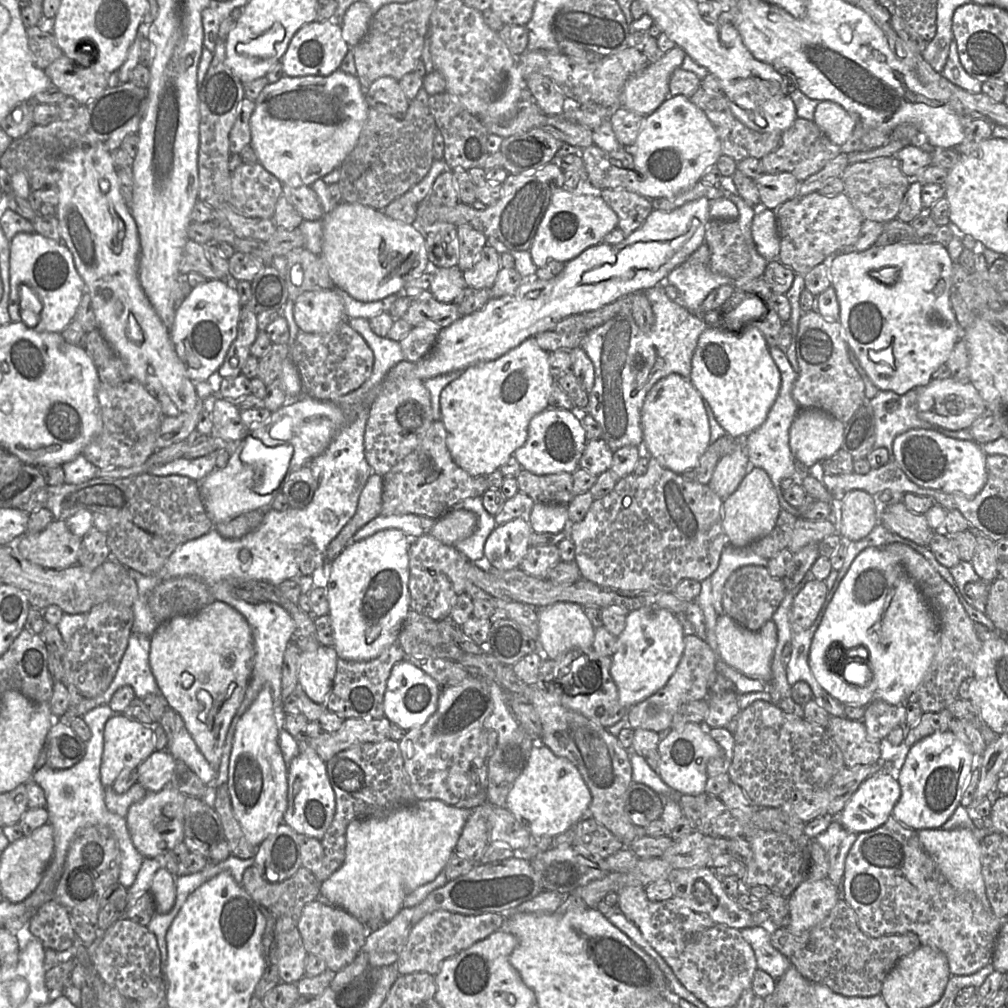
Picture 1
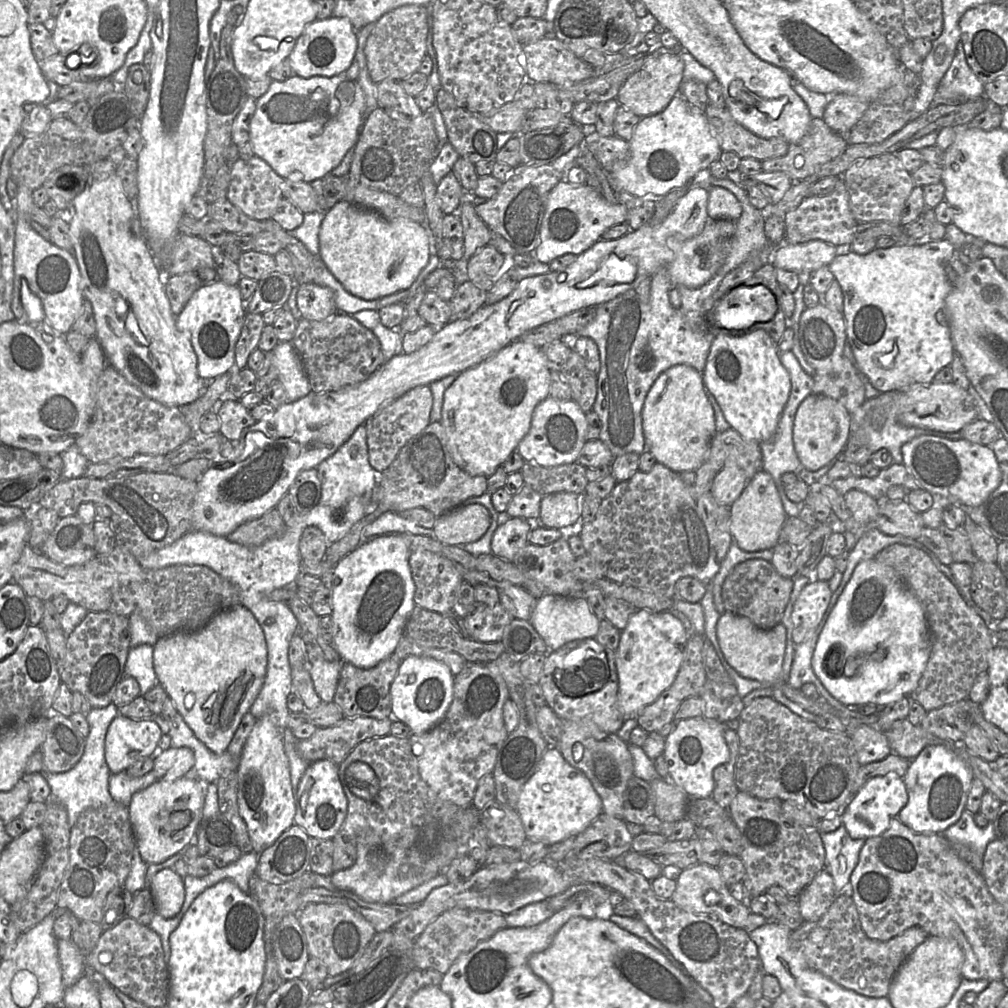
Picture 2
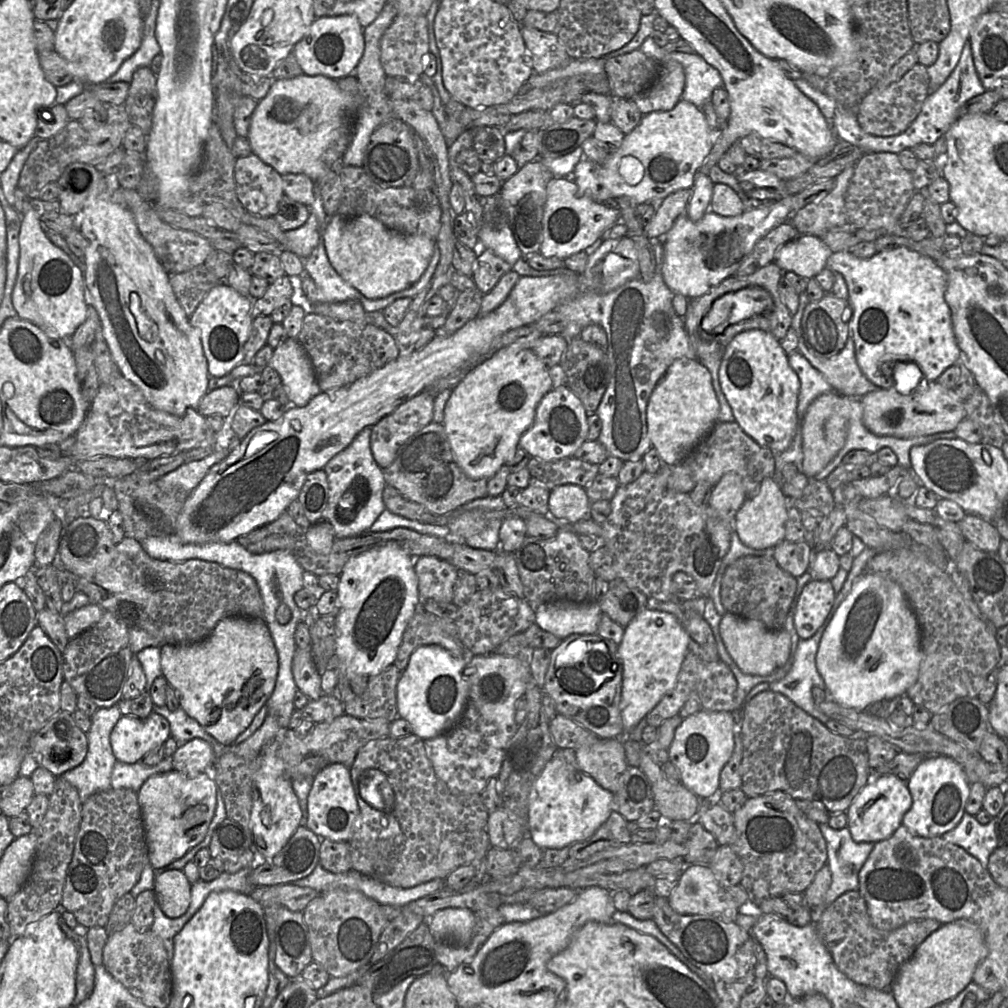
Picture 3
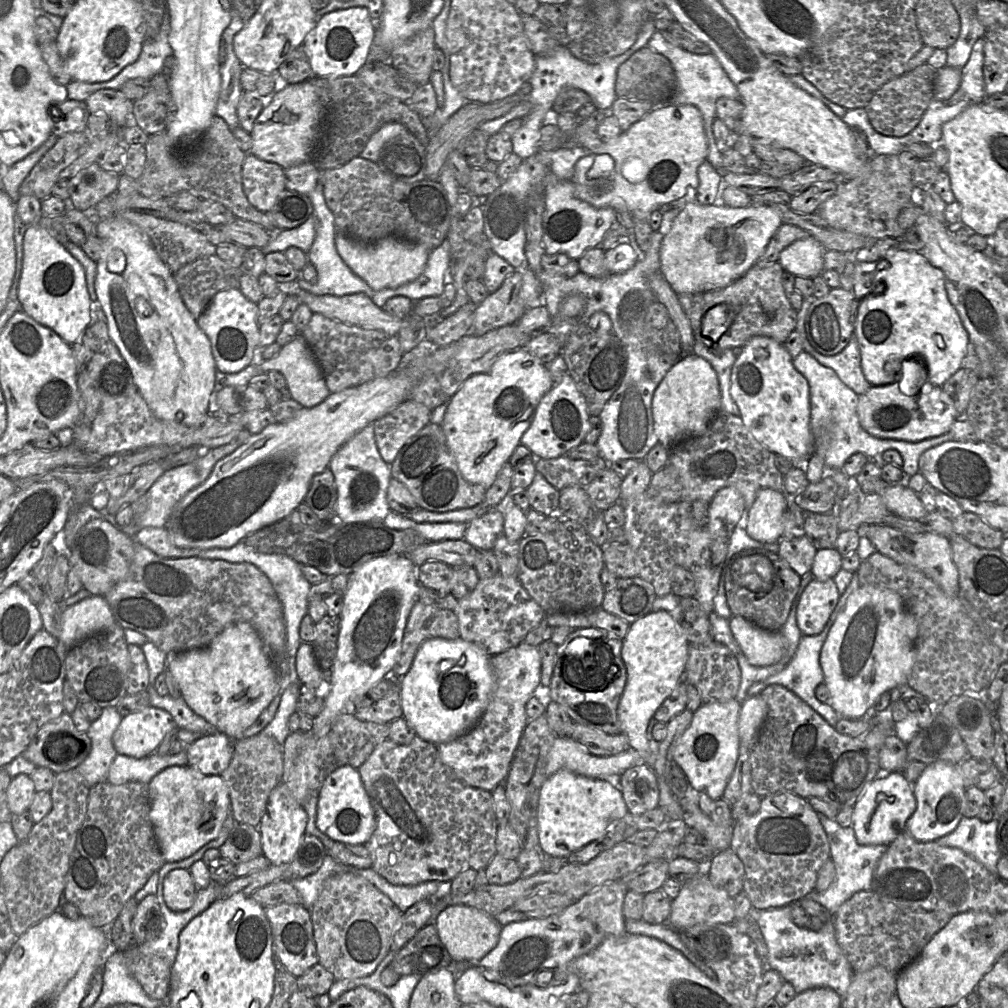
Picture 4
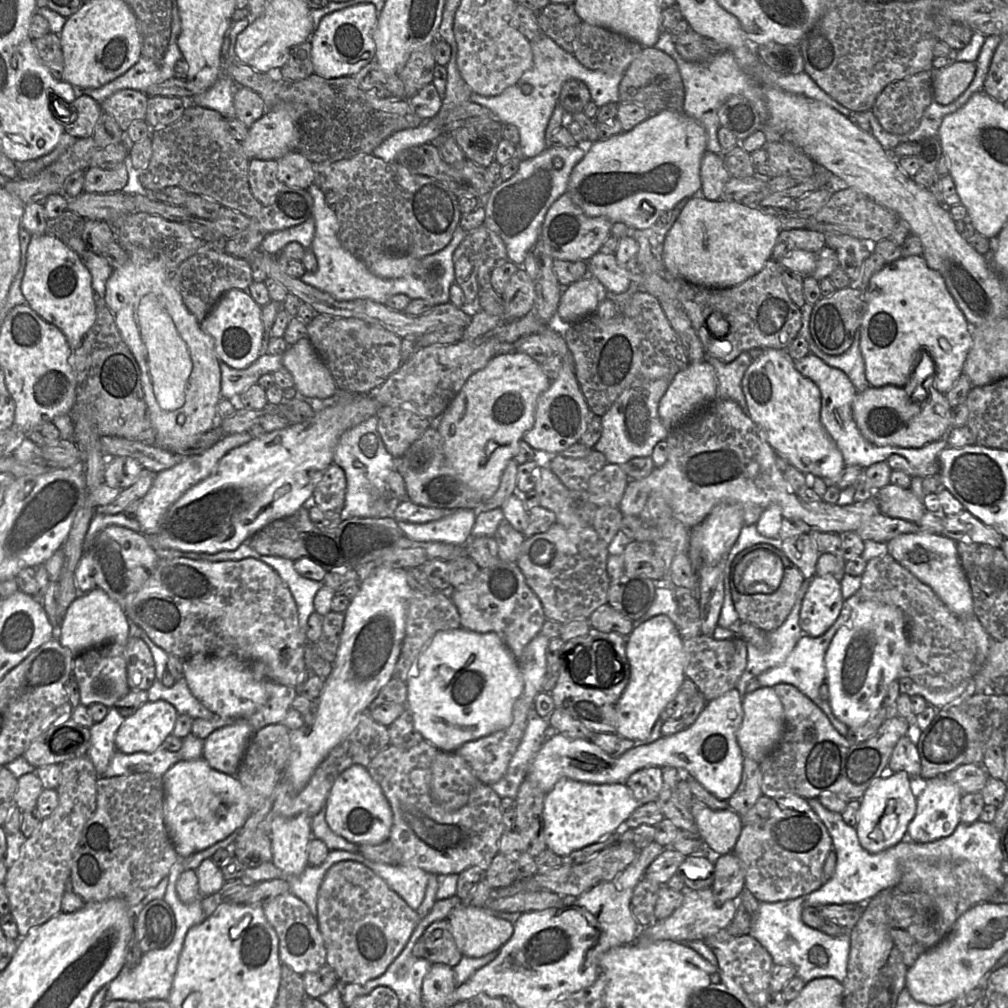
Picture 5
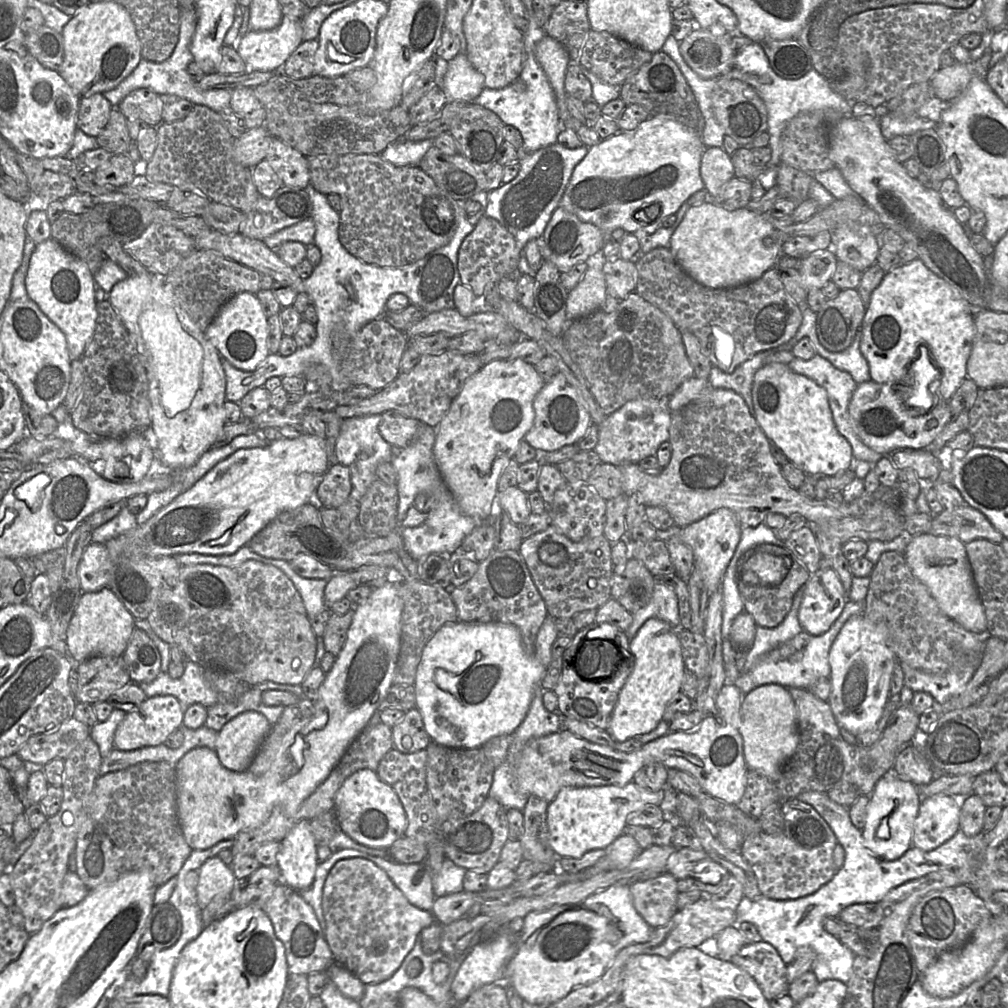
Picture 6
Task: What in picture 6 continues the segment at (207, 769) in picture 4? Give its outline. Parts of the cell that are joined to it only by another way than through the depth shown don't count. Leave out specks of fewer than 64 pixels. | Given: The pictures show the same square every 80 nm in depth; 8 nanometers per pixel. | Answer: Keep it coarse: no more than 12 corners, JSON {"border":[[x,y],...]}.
{"border":[[244,712],[218,731],[221,764],[249,768],[271,730],[259,712]]}

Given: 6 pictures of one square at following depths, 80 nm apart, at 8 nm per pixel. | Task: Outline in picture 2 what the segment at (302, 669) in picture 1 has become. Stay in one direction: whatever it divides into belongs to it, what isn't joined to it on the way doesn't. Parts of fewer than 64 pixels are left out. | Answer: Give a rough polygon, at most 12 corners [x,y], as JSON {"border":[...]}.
{"border":[[310,660],[307,669],[322,702],[333,700],[342,666]]}

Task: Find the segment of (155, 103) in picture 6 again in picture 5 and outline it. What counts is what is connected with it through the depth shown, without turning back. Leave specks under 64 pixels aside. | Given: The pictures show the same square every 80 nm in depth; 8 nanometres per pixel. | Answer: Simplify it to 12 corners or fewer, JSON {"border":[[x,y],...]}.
{"border":[[122,89],[101,102],[123,131],[144,119],[149,96]]}

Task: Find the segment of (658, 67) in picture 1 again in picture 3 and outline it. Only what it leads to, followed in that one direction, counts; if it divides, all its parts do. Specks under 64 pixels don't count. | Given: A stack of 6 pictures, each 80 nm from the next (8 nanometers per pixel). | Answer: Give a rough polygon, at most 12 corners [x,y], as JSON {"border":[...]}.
{"border":[[661,62],[655,82],[632,100],[643,115],[681,100],[683,66]]}

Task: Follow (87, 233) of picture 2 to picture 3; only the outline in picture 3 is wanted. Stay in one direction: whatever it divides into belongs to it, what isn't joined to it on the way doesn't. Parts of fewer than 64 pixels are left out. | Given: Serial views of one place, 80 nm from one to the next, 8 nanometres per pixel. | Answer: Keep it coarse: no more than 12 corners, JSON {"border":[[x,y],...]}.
{"border":[[131,211],[75,215],[85,287],[119,371],[155,409],[196,409],[200,332]]}

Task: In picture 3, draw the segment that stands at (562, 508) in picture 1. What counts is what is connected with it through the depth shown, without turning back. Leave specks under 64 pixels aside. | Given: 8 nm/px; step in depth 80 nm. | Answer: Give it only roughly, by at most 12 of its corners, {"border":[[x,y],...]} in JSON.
{"border":[[561,485],[550,491],[549,515],[576,524],[588,518],[585,488]]}

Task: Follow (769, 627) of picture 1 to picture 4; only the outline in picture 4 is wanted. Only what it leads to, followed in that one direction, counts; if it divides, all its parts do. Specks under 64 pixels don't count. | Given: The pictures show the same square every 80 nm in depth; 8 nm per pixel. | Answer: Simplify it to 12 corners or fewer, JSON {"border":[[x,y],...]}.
{"border":[[736,615],[729,626],[753,666],[776,664],[786,653],[780,631]]}

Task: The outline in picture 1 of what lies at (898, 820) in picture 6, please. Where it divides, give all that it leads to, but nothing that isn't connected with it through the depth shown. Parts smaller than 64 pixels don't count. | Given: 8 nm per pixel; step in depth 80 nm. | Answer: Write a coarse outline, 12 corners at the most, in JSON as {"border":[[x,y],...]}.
{"border":[[878,772],[860,785],[838,820],[856,834],[892,815],[898,779]]}

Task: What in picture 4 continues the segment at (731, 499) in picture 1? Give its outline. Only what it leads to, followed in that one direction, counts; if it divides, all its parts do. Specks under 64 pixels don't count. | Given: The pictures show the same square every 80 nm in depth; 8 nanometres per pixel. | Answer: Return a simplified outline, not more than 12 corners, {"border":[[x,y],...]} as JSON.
{"border":[[764,488],[743,520],[761,543],[782,539],[789,506],[784,492]]}

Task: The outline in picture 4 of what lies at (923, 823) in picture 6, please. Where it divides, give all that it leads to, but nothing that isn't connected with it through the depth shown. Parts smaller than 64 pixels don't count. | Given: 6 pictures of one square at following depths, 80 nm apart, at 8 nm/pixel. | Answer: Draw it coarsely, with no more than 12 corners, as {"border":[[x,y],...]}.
{"border":[[928,765],[912,787],[905,831],[920,842],[951,833],[964,814],[958,765]]}

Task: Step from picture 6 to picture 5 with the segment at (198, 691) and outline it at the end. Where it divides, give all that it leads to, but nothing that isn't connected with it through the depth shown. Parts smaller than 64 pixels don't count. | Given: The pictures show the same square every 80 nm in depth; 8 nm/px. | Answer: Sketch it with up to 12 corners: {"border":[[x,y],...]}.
{"border":[[184,677],[166,687],[155,679],[147,690],[149,702],[164,700],[179,715],[211,719],[190,691]]}

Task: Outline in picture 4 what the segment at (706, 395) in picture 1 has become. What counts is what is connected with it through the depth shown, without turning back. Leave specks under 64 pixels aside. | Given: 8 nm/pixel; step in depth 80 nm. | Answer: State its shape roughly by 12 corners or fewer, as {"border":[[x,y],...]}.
{"border":[[751,338],[731,371],[740,417],[806,472],[810,387],[783,344]]}

